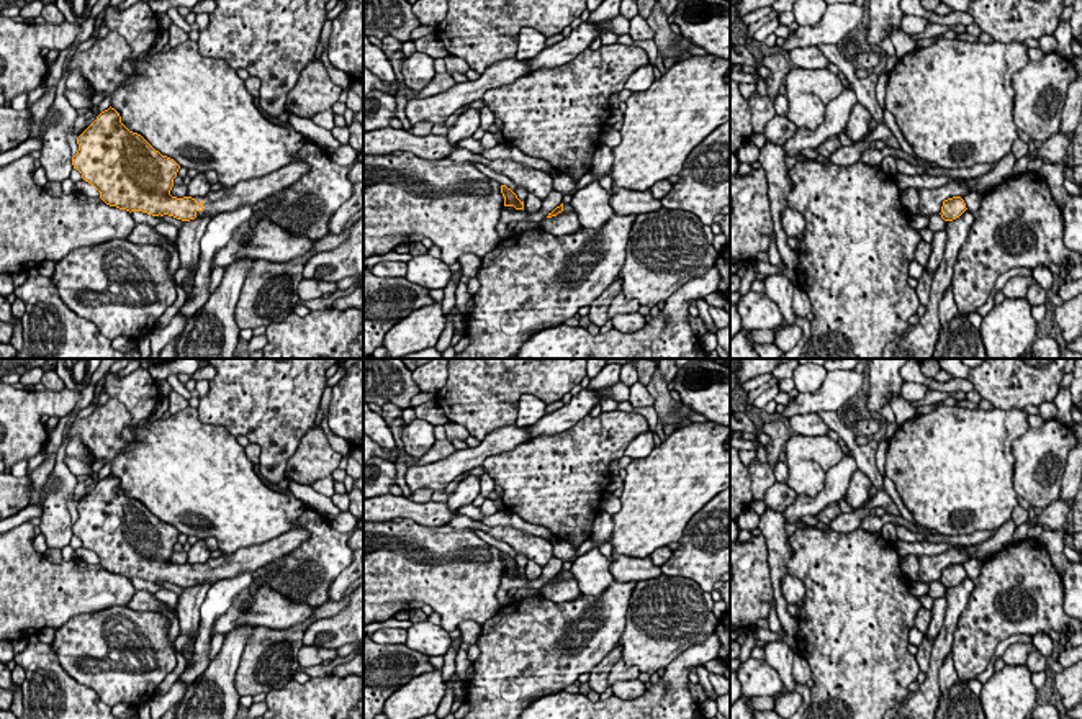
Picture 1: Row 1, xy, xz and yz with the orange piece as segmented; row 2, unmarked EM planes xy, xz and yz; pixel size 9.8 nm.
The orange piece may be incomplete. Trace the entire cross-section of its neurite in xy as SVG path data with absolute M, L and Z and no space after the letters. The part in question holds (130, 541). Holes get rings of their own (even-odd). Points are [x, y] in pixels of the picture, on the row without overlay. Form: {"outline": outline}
{"outline": "M115 475L101 478L77 504L77 511L72 532L100 558L98 565L77 557L51 563L34 550L36 532L29 521L0 534L0 640L28 640L44 627L57 629L80 614L128 608L136 593L133 578L169 581L182 588L195 586L203 578L203 567L198 570L192 563L170 562L180 532L156 518L141 501L129 498Z"}

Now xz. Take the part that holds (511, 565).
{"outline": "M409 518L394 521L363 521L363 622L391 619L398 611L431 606L442 616L450 634L462 621L485 622L503 606L496 599L506 573L524 577L517 562L486 544L470 527L422 526Z"}

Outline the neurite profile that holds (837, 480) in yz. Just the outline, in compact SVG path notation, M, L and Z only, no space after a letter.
M845 455L825 475L825 488L815 496L797 495L796 501L782 513L784 522L799 522L804 516L817 516L830 503L845 498L850 486L850 478L858 470L856 460Z

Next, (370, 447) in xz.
M363 432L363 462L372 457L390 460L390 452L378 445L368 434Z

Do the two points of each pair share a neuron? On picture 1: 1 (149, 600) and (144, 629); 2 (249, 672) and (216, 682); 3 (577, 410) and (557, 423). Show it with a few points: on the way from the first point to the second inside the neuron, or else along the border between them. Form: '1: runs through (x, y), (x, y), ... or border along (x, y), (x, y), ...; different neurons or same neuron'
1: border along (128, 606), (138, 611), (156, 613); different neurons
2: border along (247, 641), (234, 680), (234, 690), (239, 696); different neurons
3: runs through (572, 413), (562, 420); same neuron

